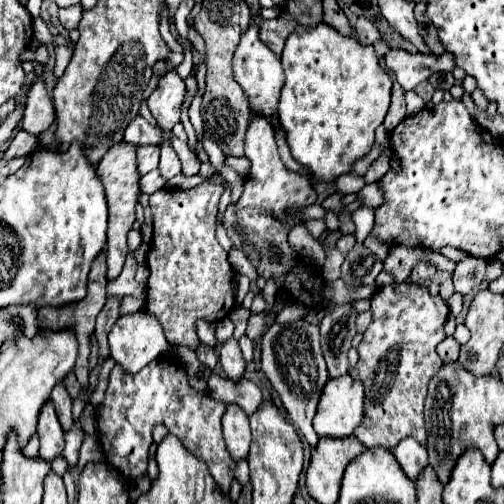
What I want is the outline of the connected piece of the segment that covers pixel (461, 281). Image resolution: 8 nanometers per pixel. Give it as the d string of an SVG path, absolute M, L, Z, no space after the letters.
M466 256L464 260L460 260L456 264L456 270L454 270L456 292L466 296L466 294L478 290L482 286L482 280L484 280L484 270L486 270L486 262L482 258Z

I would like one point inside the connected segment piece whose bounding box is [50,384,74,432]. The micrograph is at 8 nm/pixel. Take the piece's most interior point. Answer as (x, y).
(62, 402)

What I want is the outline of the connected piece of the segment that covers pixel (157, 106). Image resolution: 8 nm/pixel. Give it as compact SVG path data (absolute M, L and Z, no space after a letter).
M168 72L158 88L148 98L148 108L162 130L172 130L174 124L180 122L180 108L184 102L184 82L176 72Z

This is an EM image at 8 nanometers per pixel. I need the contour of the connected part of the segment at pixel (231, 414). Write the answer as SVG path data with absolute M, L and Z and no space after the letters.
M228 404L228 410L222 416L222 426L226 450L230 452L230 456L236 462L246 458L250 450L250 424L244 410L240 410L240 406L236 404Z

